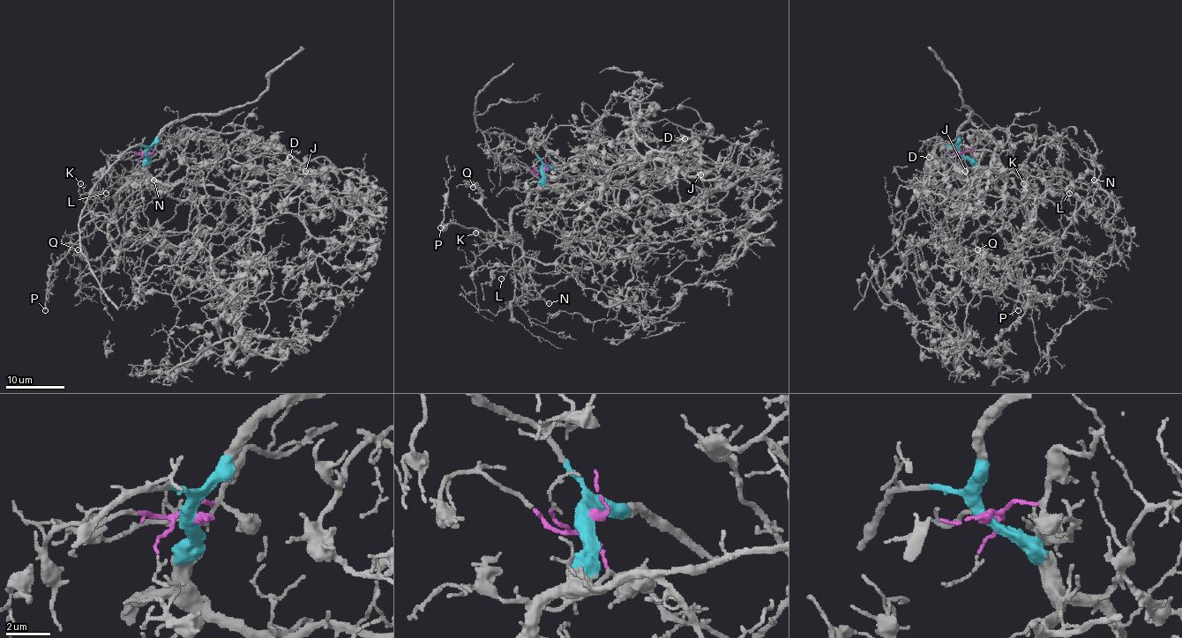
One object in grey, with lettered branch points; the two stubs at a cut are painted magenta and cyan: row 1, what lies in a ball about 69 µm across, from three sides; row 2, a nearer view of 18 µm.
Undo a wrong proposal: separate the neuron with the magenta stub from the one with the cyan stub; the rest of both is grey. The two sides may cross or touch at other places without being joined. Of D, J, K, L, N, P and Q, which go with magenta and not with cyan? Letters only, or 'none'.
D, J

